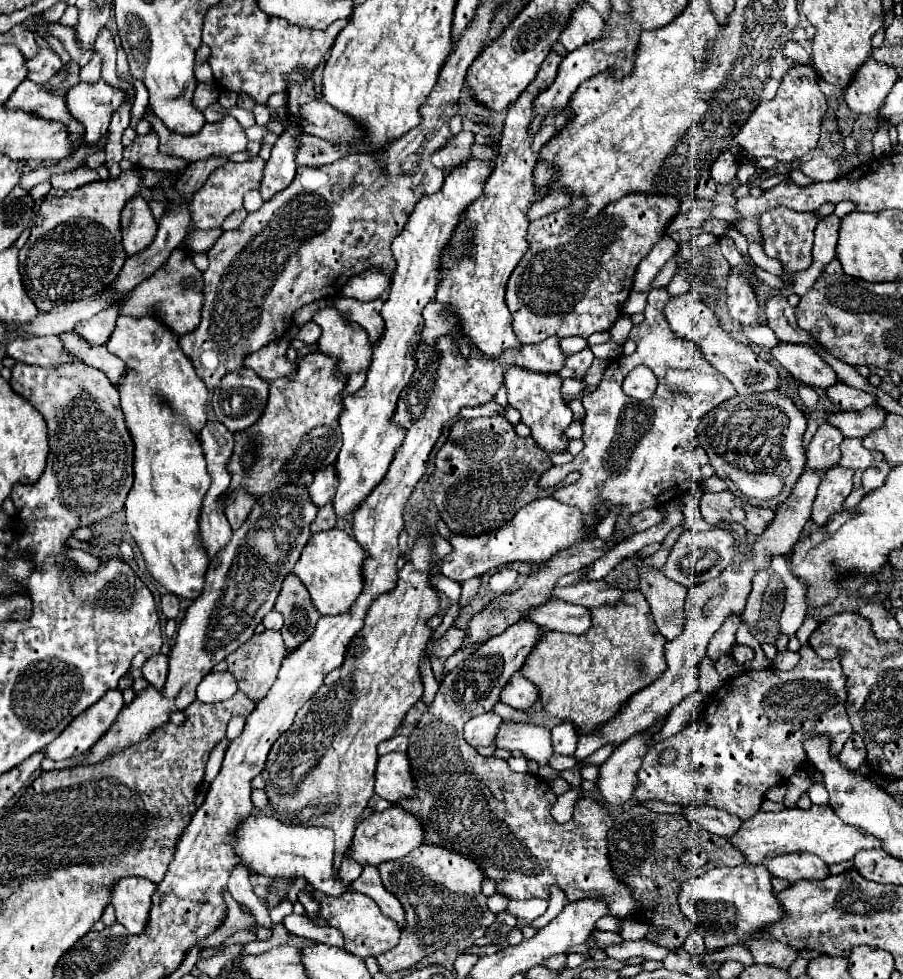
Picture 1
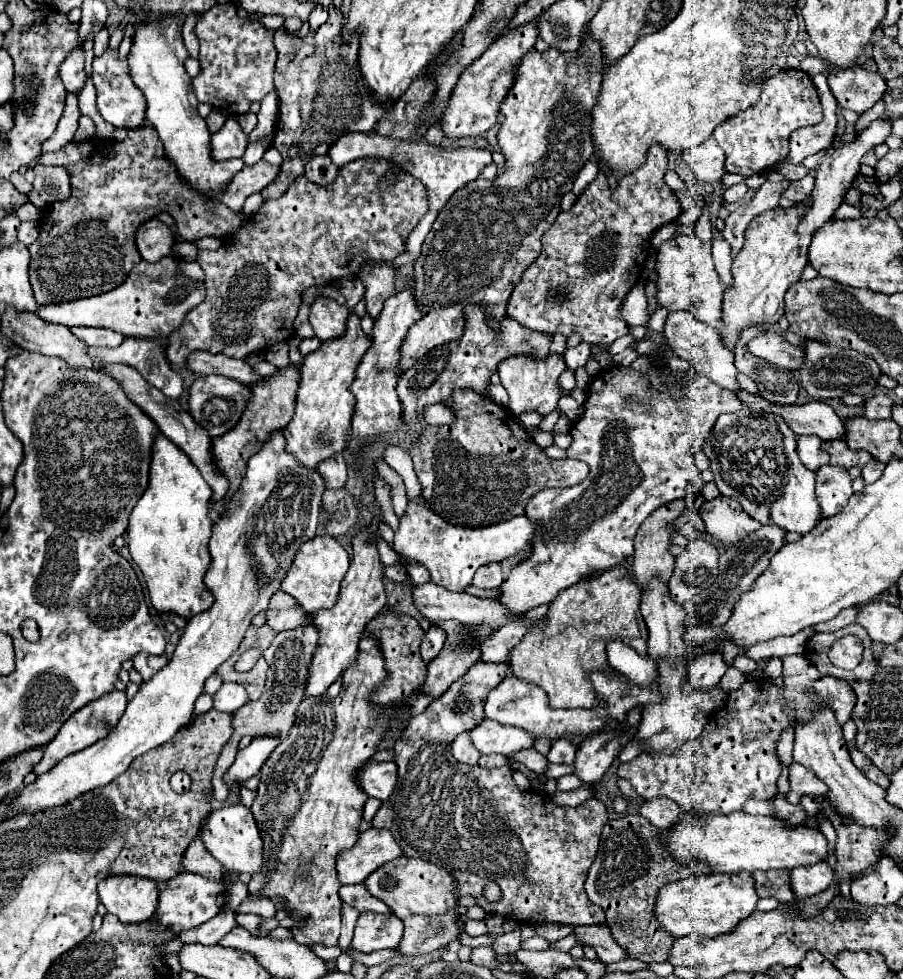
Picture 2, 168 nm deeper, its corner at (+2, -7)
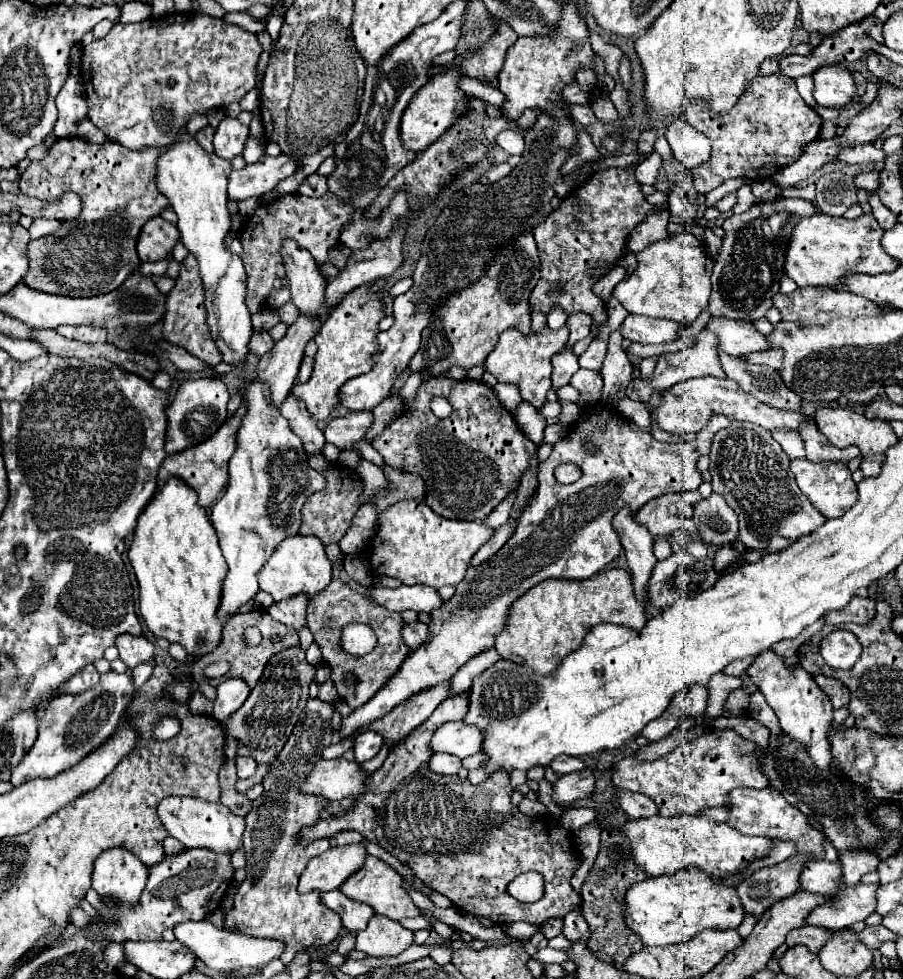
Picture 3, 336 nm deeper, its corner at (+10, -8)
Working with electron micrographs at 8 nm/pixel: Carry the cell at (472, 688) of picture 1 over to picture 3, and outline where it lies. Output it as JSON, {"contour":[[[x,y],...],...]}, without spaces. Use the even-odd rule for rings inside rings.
{"contour":[[[466,693],[444,699],[438,705],[438,709],[432,713],[432,717],[422,727],[414,729],[414,733],[406,737],[406,741],[402,741],[402,745],[398,745],[396,751],[390,751],[384,765],[366,779],[366,791],[354,799],[354,807],[342,815],[320,819],[318,825],[304,827],[302,833],[298,833],[300,843],[308,845],[316,839],[330,839],[340,831],[358,831],[368,841],[378,843],[398,861],[408,865],[416,879],[420,879],[424,885],[432,887],[434,891],[446,895],[454,903],[454,907],[466,913],[492,919],[496,925],[502,925],[502,921],[504,923],[526,921],[526,923],[542,925],[546,919],[564,917],[568,911],[580,905],[580,895],[570,885],[574,871],[582,863],[580,855],[574,853],[572,849],[574,835],[562,829],[558,821],[544,819],[544,817],[530,819],[530,817],[524,817],[516,807],[512,807],[510,803],[512,787],[506,773],[494,773],[486,781],[478,785],[470,785],[466,779],[460,779],[458,775],[438,777],[436,773],[430,773],[430,769],[426,769],[428,759],[432,757],[430,737],[434,729],[448,721],[460,721],[464,715],[466,715]],[[486,809],[498,811],[502,815],[512,813],[514,817],[506,819],[500,827],[492,827],[488,823]],[[526,871],[536,871],[544,877],[544,897],[536,903],[520,903],[506,891],[508,883]]]}

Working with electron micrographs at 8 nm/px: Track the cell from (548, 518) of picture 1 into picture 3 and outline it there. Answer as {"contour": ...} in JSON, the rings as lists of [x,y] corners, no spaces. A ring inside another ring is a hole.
{"contour":[[[402,501],[380,513],[378,531],[370,543],[368,561],[374,575],[400,579],[404,585],[458,585],[462,581],[472,555],[494,535],[494,529],[472,521],[450,521],[438,517],[428,505],[418,501]]]}

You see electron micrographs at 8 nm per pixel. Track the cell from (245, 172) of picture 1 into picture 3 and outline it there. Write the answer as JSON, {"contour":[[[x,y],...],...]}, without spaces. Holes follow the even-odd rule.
{"contour":[[[262,155],[256,163],[246,165],[240,171],[230,173],[230,183],[228,183],[228,197],[242,201],[248,197],[260,197],[268,191],[272,191],[282,179],[294,175],[300,167],[300,161],[288,157],[288,155],[278,155],[278,157],[268,157]]]}

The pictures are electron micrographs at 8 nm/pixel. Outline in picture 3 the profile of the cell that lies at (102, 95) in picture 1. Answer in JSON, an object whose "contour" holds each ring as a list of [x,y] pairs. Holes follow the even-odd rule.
{"contour":[[[192,11],[150,19],[140,23],[116,23],[102,39],[96,39],[92,31],[86,31],[82,37],[84,53],[80,61],[80,79],[86,91],[88,119],[104,131],[108,139],[134,151],[142,147],[168,147],[176,141],[176,133],[186,129],[192,115],[240,101],[256,87],[256,65],[262,55],[262,45],[254,33],[238,25],[224,23],[222,19]],[[160,109],[168,111],[172,125],[170,131],[160,131],[158,127],[156,113]]]}

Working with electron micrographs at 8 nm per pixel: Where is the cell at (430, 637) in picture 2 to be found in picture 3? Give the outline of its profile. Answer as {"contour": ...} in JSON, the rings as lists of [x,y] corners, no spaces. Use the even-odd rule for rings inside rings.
{"contour":[[[422,621],[406,623],[402,627],[402,639],[410,649],[416,649],[418,645],[422,645],[422,641],[426,639],[426,633],[428,633],[428,625]]]}

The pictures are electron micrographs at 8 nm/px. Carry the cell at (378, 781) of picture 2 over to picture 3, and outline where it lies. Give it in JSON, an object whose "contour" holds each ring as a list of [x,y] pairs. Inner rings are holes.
{"contour":[[[344,757],[338,759],[320,759],[312,773],[304,777],[298,785],[300,793],[326,797],[328,801],[340,801],[344,797],[358,797],[358,789],[362,789],[366,781],[364,771],[356,761],[348,761]]]}

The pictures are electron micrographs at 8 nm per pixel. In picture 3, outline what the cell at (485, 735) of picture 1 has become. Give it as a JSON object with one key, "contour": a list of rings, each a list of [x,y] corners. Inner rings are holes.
{"contour":[[[440,753],[440,755],[430,757],[428,767],[432,773],[438,773],[438,775],[456,775],[460,769],[460,759]]]}

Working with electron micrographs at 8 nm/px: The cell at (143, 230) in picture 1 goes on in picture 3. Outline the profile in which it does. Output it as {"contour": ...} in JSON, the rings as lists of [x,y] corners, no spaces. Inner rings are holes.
{"contour":[[[162,217],[150,219],[138,237],[140,261],[162,261],[178,243],[178,227],[164,221]]]}

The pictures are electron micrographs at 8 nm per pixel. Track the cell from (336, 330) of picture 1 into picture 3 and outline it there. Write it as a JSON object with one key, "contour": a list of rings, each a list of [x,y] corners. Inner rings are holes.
{"contour":[[[292,239],[284,241],[280,253],[284,259],[286,279],[290,283],[288,287],[292,293],[292,303],[300,309],[300,313],[324,317],[326,315],[326,301],[324,301],[326,279],[320,275],[320,269],[314,257]]]}

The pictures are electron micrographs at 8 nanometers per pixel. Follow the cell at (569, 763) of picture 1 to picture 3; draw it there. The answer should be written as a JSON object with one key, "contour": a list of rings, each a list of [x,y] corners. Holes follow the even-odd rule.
{"contour":[[[478,752],[470,757],[462,759],[462,766],[466,768],[469,772],[470,770],[482,767],[486,759],[488,759],[488,757],[486,757],[484,753]]]}

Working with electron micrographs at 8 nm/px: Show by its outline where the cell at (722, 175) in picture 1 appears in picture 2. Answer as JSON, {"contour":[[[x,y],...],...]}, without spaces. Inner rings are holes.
{"contour":[[[706,140],[700,146],[694,146],[684,152],[684,160],[694,170],[698,182],[718,184],[722,182],[724,170],[724,152],[716,140]]]}

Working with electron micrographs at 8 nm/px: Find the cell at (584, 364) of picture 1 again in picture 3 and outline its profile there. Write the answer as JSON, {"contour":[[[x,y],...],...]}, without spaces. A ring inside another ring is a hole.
{"contour":[[[574,313],[572,317],[568,317],[566,321],[568,329],[570,329],[570,339],[568,343],[574,345],[576,341],[580,341],[582,337],[586,337],[590,333],[590,325],[592,325],[592,317],[586,313]]]}

